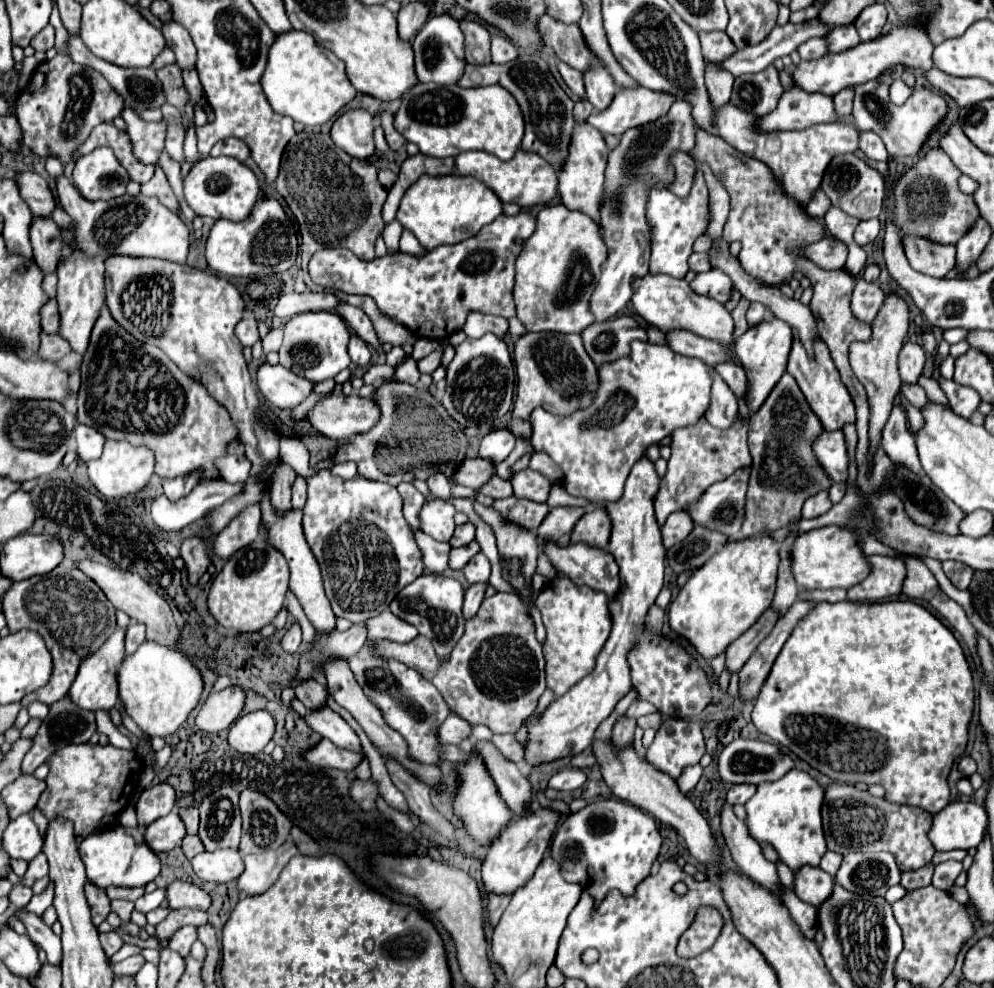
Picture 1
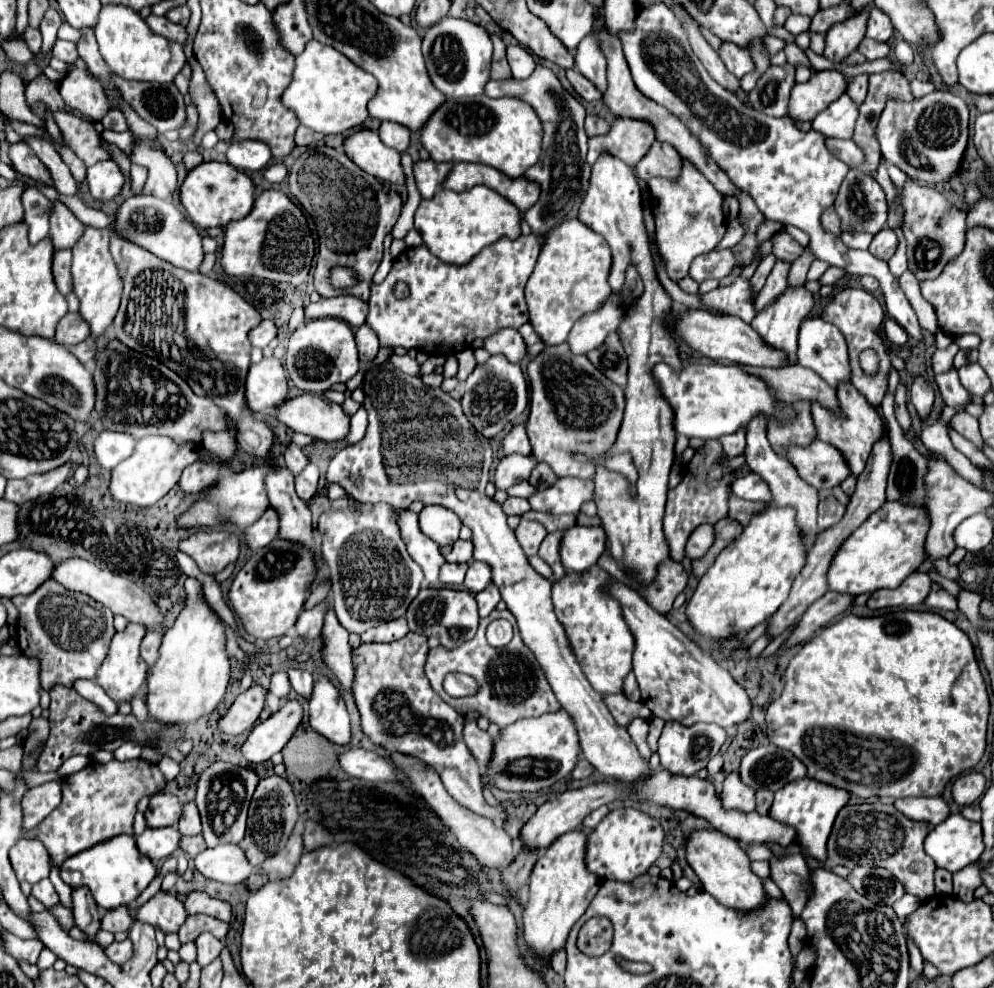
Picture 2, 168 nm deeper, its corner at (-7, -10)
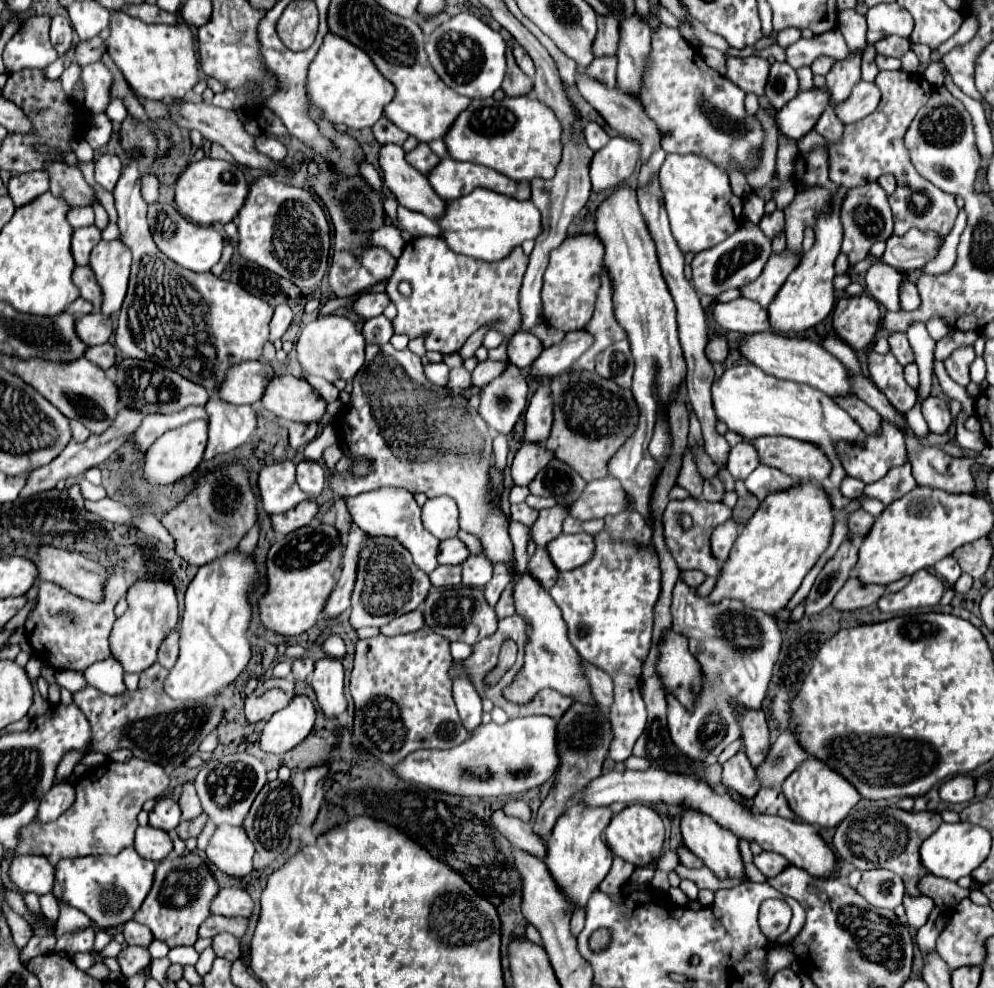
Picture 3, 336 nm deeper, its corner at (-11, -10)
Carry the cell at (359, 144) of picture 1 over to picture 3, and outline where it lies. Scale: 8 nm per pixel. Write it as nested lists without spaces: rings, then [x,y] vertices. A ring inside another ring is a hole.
[[[385,144],[379,148],[379,170],[383,172],[383,184],[395,194],[401,206],[421,212],[431,220],[443,214],[445,200],[437,196],[427,176],[409,166],[401,146]]]

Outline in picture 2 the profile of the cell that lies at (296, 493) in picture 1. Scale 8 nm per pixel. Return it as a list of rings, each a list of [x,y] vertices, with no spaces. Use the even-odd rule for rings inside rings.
[[[307,464],[301,474],[295,476],[295,490],[303,502],[309,502],[317,492],[319,482],[319,470],[315,464]]]

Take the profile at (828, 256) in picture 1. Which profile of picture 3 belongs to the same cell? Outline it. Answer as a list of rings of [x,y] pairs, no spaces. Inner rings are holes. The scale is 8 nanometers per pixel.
[[[775,210],[771,216],[767,216],[767,214],[763,216],[759,228],[763,230],[765,236],[775,238],[775,236],[779,236],[781,232],[785,232],[785,222],[783,222],[783,220],[785,220],[785,218],[783,218],[783,212],[781,212],[781,210]]]

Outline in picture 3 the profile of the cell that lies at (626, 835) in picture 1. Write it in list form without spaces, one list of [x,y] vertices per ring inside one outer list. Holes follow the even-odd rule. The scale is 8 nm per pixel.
[[[631,804],[611,818],[605,830],[605,838],[613,856],[619,856],[633,866],[649,866],[661,854],[661,848],[665,842],[665,826],[663,826],[661,816],[651,806]]]

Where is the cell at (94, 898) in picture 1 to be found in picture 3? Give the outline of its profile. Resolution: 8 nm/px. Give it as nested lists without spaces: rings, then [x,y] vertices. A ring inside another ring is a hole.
[[[129,920],[123,924],[123,936],[125,936],[127,944],[135,944],[135,946],[143,946],[143,948],[147,948],[153,940],[153,934],[149,934],[149,928],[141,926],[135,920]]]

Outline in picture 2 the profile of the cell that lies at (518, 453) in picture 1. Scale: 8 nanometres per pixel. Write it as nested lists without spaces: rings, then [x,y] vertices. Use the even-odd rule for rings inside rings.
[[[521,482],[521,484],[515,484],[515,486],[511,486],[509,490],[509,496],[521,496],[521,498],[531,498],[537,490],[529,484],[529,482]]]

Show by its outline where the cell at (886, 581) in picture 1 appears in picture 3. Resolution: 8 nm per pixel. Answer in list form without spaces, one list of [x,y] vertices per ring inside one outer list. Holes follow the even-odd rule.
[[[925,570],[913,574],[911,582],[893,594],[883,594],[877,602],[879,610],[883,612],[905,612],[913,608],[927,608],[935,606],[943,594],[943,582]]]

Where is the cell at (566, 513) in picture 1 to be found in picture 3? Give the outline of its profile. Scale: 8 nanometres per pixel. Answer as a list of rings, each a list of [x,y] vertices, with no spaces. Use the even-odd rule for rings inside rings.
[[[537,548],[537,550],[535,550],[535,554],[533,554],[531,560],[529,560],[529,572],[541,582],[541,586],[543,586],[545,590],[549,590],[549,588],[555,584],[557,576],[559,576],[559,570],[557,570],[555,564],[551,562],[547,548]]]

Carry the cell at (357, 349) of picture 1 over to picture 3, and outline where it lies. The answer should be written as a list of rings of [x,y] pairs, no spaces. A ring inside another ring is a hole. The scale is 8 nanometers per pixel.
[[[377,316],[377,318],[371,318],[363,324],[361,328],[361,334],[365,338],[365,344],[371,346],[371,344],[377,344],[377,346],[383,346],[389,342],[389,338],[393,336],[393,328],[391,328],[391,320],[387,320],[385,316]]]

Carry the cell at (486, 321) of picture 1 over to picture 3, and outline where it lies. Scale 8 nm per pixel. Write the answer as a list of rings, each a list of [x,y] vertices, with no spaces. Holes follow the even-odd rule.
[[[529,332],[513,334],[509,344],[507,344],[509,362],[515,364],[521,370],[527,370],[537,360],[541,350],[543,350],[541,340],[537,336],[533,336],[533,334],[529,334]]]

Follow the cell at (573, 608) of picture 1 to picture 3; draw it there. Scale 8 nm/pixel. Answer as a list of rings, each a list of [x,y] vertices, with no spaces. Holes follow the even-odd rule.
[[[617,514],[605,518],[605,528],[595,536],[595,554],[583,566],[569,572],[561,572],[555,586],[549,590],[551,598],[563,612],[563,620],[569,628],[569,638],[583,660],[607,672],[615,684],[615,702],[611,706],[611,726],[613,726],[613,742],[609,748],[609,756],[615,762],[623,762],[631,756],[631,750],[637,738],[643,734],[647,724],[647,710],[643,698],[639,694],[639,676],[643,662],[651,650],[651,630],[653,630],[653,606],[659,598],[659,558],[653,550],[643,548],[641,544],[651,542],[651,528],[645,526],[641,514]]]

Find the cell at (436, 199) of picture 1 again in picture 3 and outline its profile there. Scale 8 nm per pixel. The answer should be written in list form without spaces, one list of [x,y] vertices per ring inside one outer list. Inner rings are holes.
[[[475,188],[467,196],[449,200],[443,216],[437,218],[437,226],[441,228],[441,238],[455,254],[495,262],[505,258],[515,246],[521,246],[521,242],[535,240],[541,234],[541,214],[531,200],[519,202],[493,190]]]

